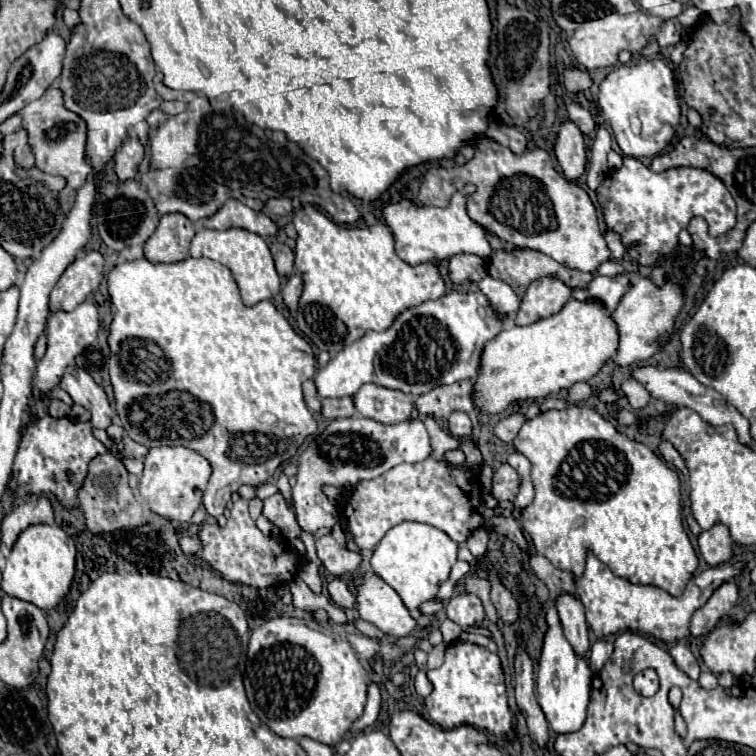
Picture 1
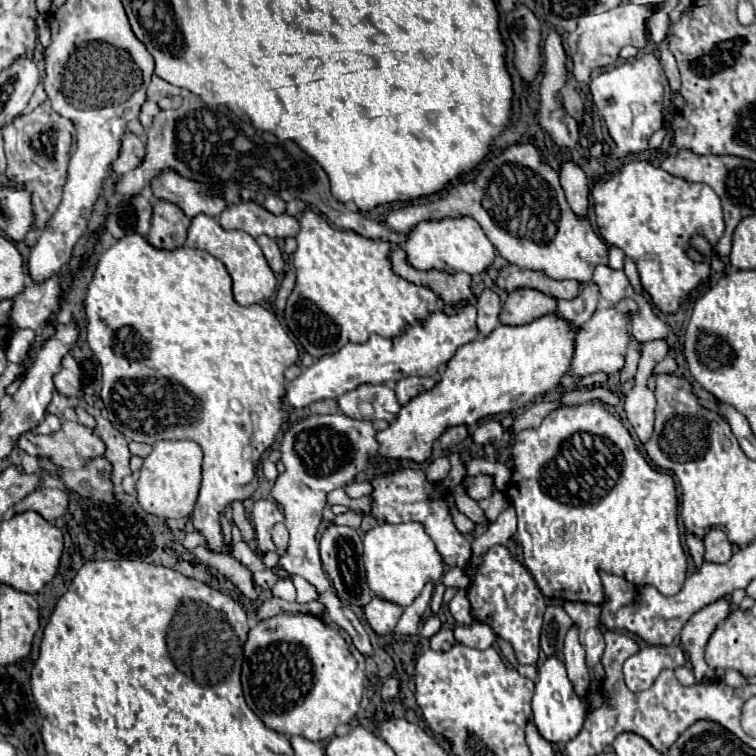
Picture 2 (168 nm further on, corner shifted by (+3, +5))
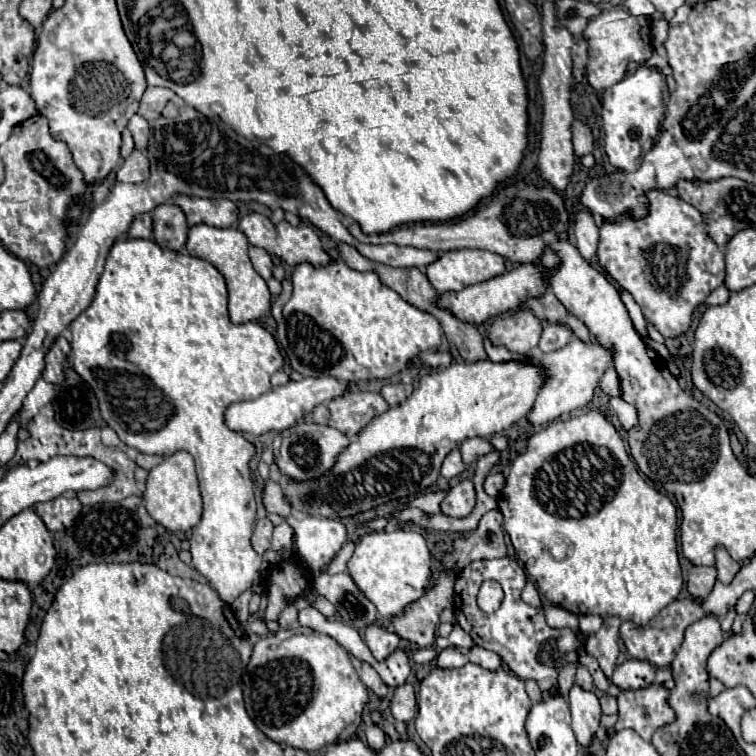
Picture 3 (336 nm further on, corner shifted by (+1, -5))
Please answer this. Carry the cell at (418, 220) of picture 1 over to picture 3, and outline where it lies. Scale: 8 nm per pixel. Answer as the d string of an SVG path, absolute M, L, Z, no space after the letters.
M455 249L455 251L441 251L439 259L429 263L425 267L425 275L431 281L431 285L439 293L447 291L461 291L467 285L475 285L487 279L493 279L495 275L501 275L505 271L505 259L497 253L485 251L485 249Z

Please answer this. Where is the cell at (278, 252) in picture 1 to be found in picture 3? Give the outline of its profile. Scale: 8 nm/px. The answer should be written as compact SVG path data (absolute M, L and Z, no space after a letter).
M249 247L249 257L251 257L251 263L253 263L255 271L263 279L271 279L273 277L273 261L271 261L271 255L265 249Z

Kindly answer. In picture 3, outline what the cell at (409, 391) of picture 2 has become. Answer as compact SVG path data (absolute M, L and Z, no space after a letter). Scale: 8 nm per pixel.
M389 383L389 385L385 385L383 389L381 389L381 395L385 397L385 401L389 403L389 405L393 405L393 403L397 403L397 405L401 405L409 395L413 393L413 385L411 383Z

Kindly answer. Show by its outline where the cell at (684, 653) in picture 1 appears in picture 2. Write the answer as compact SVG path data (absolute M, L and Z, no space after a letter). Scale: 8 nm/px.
M679 645L669 647L643 647L623 665L625 683L631 691L643 691L653 685L661 669L675 669L685 663L685 653Z

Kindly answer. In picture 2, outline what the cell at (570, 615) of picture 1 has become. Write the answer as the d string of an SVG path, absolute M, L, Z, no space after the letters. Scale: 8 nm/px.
M573 625L565 637L565 649L563 649L563 663L569 675L569 681L573 685L573 691L585 699L589 685L591 685L591 677L585 665L585 651L577 639L577 627Z

